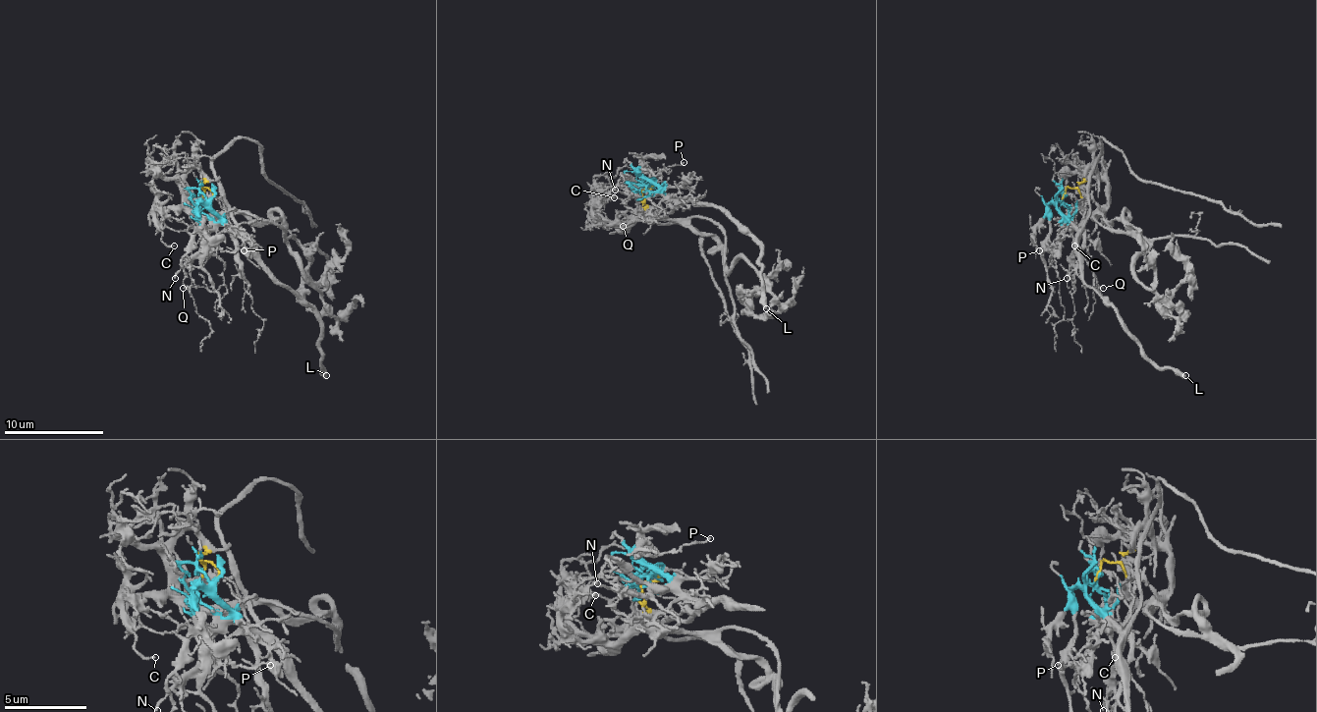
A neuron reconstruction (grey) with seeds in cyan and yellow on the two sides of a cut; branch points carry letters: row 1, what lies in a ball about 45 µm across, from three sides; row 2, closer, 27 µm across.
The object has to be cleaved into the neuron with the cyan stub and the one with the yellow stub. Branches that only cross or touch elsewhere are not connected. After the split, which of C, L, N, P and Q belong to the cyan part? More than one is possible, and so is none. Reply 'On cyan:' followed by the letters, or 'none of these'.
On cyan: L, N, P, Q

